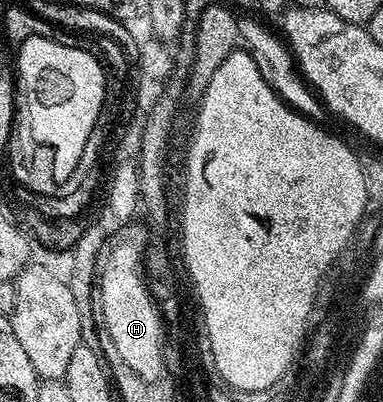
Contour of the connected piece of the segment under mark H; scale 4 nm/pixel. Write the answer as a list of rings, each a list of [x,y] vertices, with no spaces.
[[[133,222],[133,232],[129,232],[129,236],[121,240],[121,248],[109,256],[109,268],[105,268],[105,300],[99,304],[99,316],[109,316],[109,328],[113,328],[113,340],[117,340],[121,356],[125,356],[133,369],[141,372],[141,376],[154,377],[167,360],[163,355],[163,346],[161,350],[163,316],[151,295],[146,269],[143,267],[146,241],[142,225]]]

